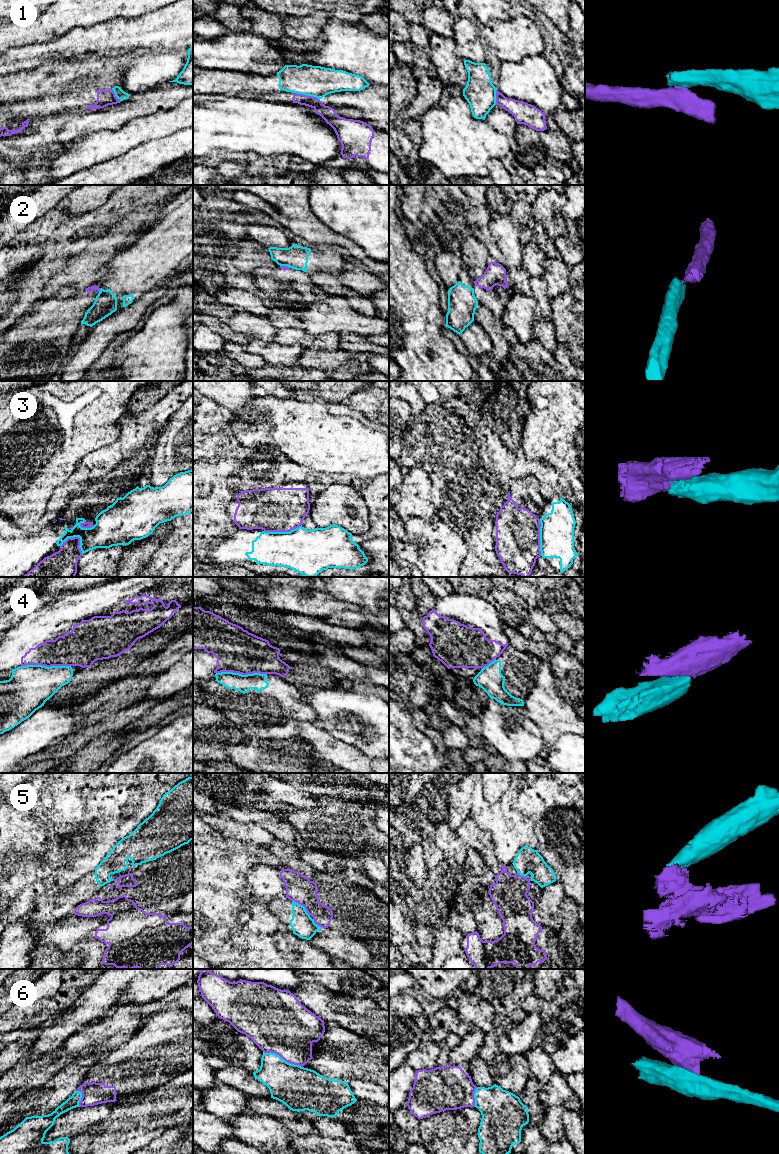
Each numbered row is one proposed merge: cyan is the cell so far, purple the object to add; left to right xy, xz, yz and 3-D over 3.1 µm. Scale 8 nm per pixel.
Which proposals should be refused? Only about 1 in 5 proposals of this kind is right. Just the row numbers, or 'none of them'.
1, 2, 3, 4, 5, 6

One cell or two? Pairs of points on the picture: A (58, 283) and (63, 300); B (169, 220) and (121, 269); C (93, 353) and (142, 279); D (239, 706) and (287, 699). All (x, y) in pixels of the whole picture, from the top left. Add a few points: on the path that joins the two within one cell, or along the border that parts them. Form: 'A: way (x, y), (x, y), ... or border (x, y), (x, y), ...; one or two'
A: border (84, 289), (62, 287), (47, 298); two
B: way (160, 233), (134, 259); one
C: border (163, 282), (145, 292); two
D: way (251, 699), (258, 692), (275, 692); one

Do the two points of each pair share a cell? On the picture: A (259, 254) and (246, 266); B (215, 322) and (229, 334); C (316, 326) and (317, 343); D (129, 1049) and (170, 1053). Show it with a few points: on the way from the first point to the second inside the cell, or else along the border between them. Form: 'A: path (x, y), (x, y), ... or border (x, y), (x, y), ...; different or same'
A: path (256, 257), (249, 264); same
B: path (218, 325), (226, 332); same
C: border (302, 328), (317, 336); different
D: path (139, 1053), (160, 1053); same

